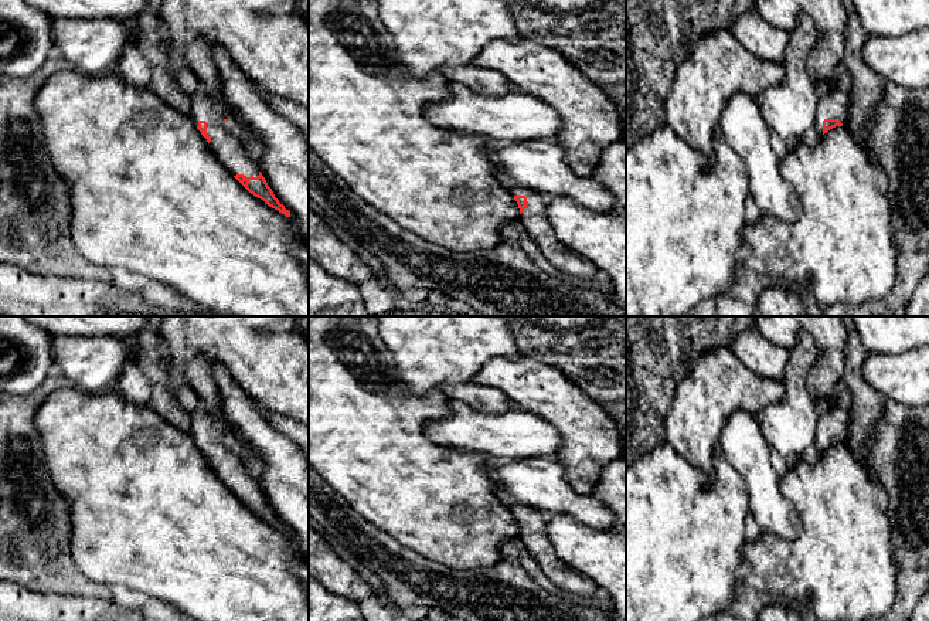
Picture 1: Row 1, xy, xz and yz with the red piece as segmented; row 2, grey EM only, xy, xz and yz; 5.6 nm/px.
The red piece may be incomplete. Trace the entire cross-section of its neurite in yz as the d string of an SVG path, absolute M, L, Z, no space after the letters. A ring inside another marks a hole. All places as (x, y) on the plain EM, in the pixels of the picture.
M838 384L834 388L830 405L821 408L817 423L813 447L819 454L836 444L847 444L853 401L854 396L845 386Z

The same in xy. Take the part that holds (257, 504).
M197 407L191 414L191 435L201 452L210 461L211 468L222 483L255 515L269 525L290 535L290 529L275 515L265 495L259 489L244 455L228 441L203 408Z

